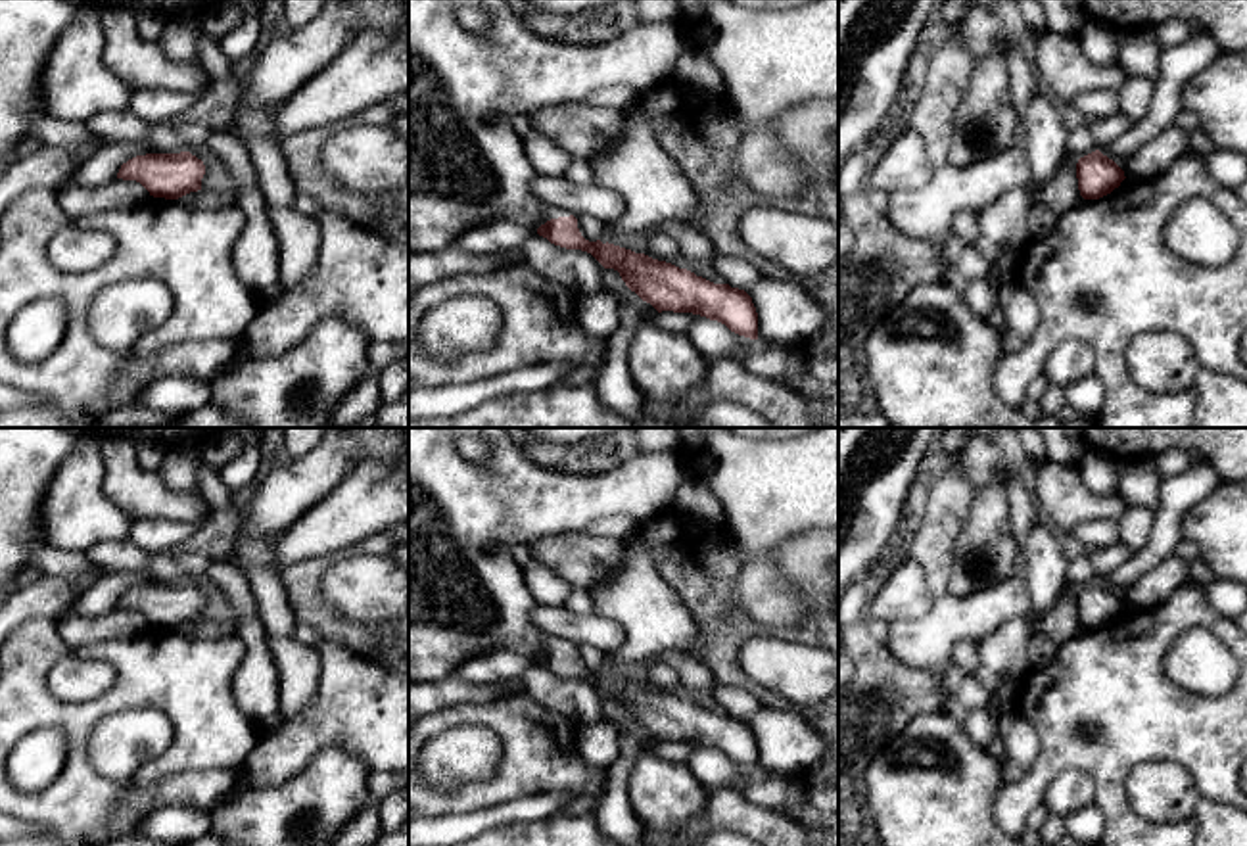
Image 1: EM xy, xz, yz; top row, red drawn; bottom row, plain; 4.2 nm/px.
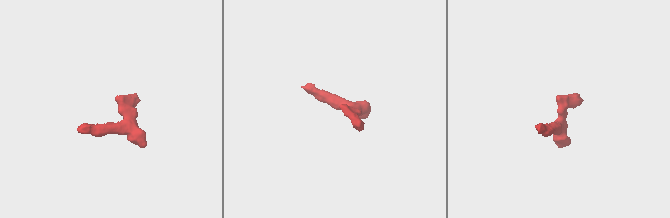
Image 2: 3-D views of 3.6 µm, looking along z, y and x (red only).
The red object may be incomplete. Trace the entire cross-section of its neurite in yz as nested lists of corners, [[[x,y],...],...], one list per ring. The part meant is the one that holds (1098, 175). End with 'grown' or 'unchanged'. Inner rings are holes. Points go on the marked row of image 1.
[[[1095,150],[1078,159],[1076,178],[1084,200],[1099,200],[1118,188],[1126,176],[1113,159]]] | unchanged

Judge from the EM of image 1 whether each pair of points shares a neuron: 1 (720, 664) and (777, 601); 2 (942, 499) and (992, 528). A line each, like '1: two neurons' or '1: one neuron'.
1: two neurons
2: two neurons

